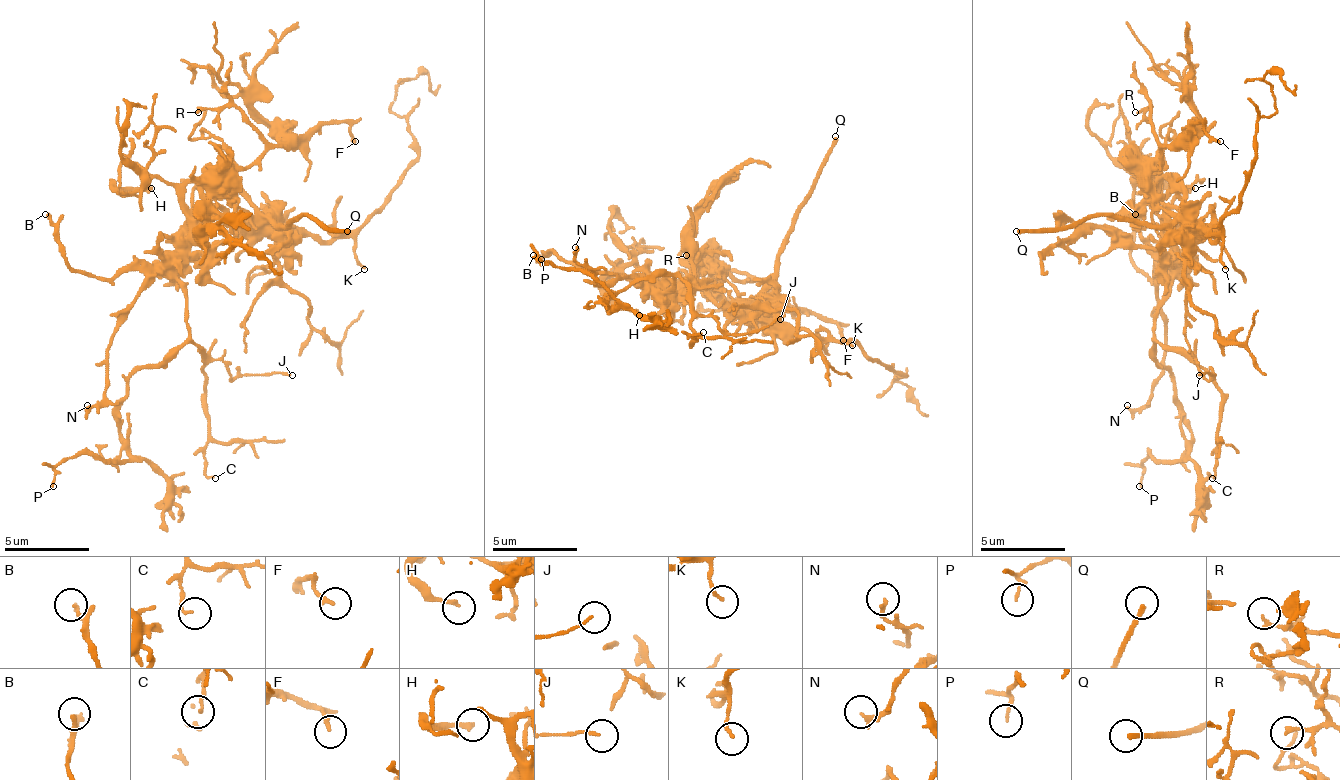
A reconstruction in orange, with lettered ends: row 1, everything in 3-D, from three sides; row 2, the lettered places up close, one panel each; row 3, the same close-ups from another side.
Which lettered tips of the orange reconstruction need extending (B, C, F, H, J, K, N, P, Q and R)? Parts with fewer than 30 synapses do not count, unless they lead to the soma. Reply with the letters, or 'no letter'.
Q

